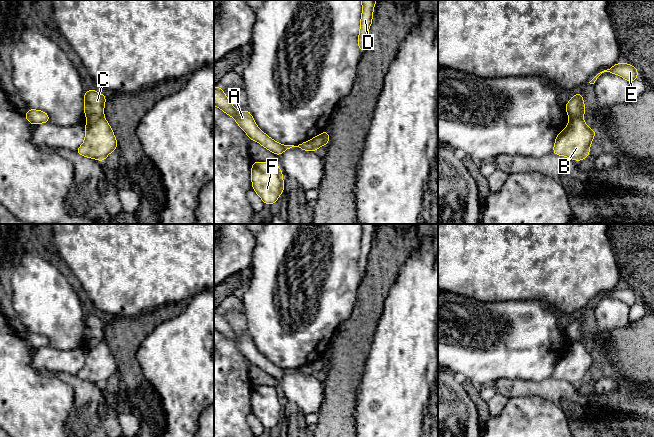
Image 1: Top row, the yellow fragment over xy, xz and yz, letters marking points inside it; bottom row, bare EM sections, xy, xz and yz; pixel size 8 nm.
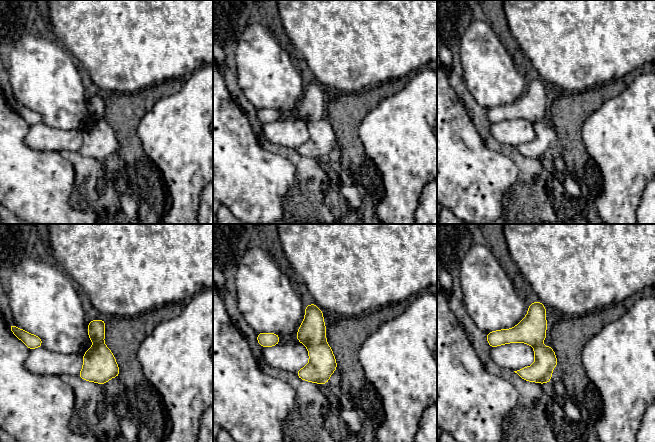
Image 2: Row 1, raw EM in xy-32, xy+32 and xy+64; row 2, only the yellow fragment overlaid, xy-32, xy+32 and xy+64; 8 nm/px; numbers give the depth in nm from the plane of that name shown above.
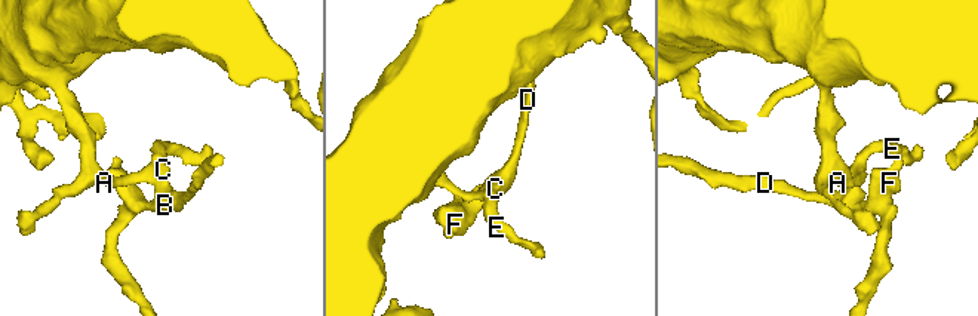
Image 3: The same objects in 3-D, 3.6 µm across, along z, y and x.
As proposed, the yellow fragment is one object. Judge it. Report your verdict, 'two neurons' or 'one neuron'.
two neurons

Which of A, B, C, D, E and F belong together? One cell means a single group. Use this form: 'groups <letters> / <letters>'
groups A C E / B D F

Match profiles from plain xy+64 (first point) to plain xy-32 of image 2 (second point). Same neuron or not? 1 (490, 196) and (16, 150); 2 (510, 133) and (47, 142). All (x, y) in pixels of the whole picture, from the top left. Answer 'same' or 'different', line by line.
1: same
2: same

